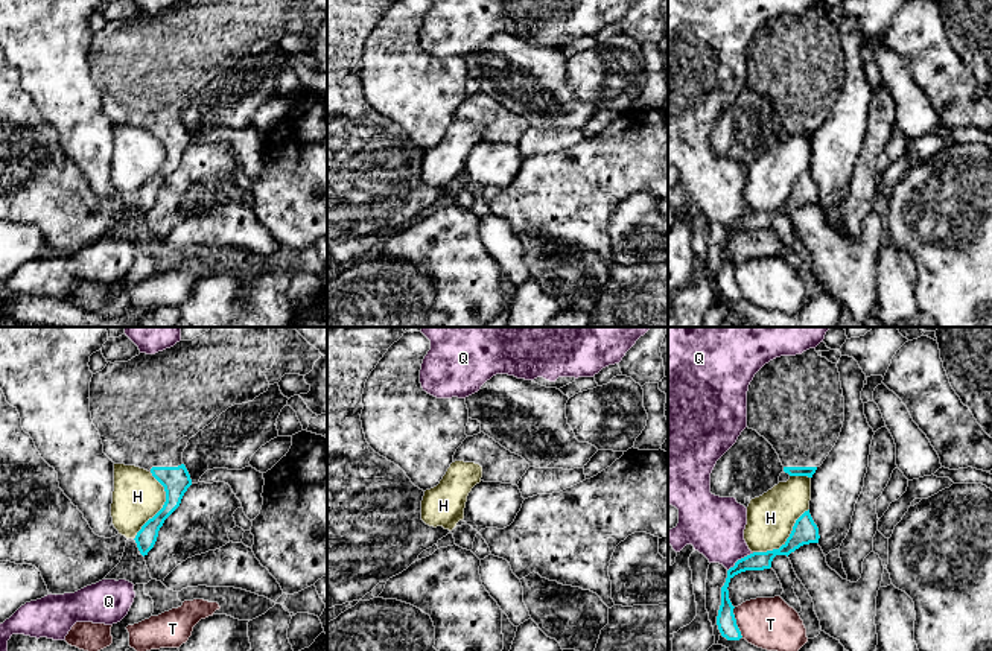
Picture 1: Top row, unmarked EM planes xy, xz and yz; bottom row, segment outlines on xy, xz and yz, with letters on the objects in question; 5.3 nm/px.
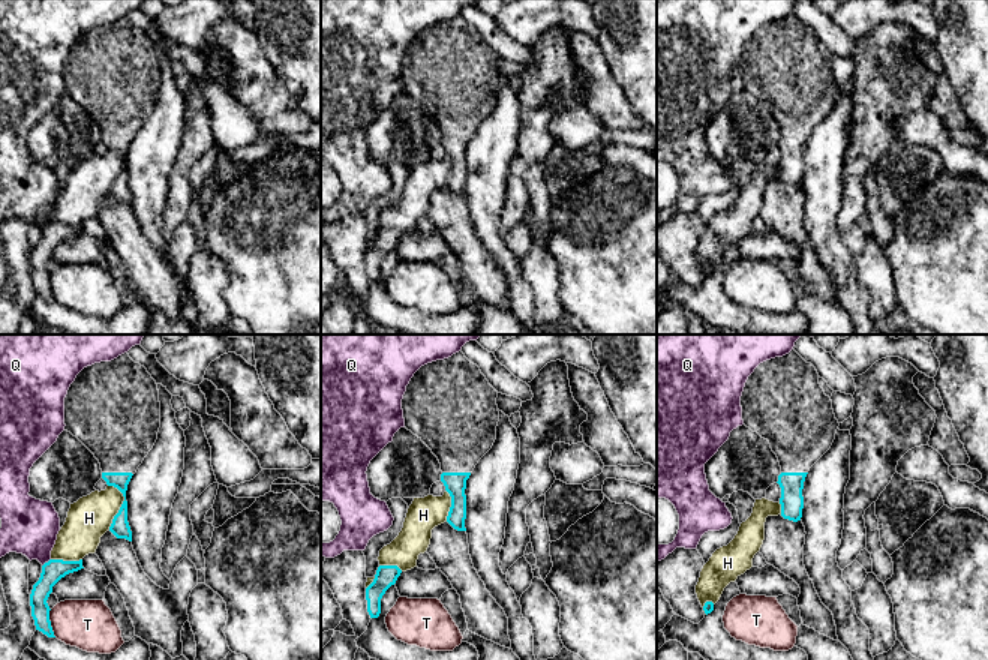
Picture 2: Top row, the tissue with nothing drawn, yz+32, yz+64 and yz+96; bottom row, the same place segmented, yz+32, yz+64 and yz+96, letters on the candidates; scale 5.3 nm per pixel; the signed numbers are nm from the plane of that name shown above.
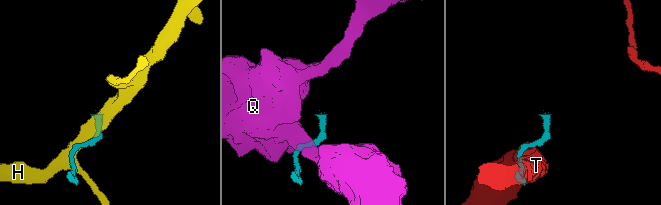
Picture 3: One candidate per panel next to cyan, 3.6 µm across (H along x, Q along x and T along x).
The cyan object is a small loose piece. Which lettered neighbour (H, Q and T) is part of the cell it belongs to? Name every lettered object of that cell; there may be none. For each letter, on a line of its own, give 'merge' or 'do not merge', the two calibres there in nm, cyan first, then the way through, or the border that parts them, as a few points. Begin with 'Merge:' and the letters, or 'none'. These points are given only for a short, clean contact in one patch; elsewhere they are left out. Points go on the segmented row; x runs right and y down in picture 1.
Merge: none
H: do not merge; calibres 140 and 260 nm
Q: do not merge; calibres 100 and 320 nm; border yz (753, 552), (741, 557), (728, 571)
T: do not merge; calibres 100 and 280 nm

